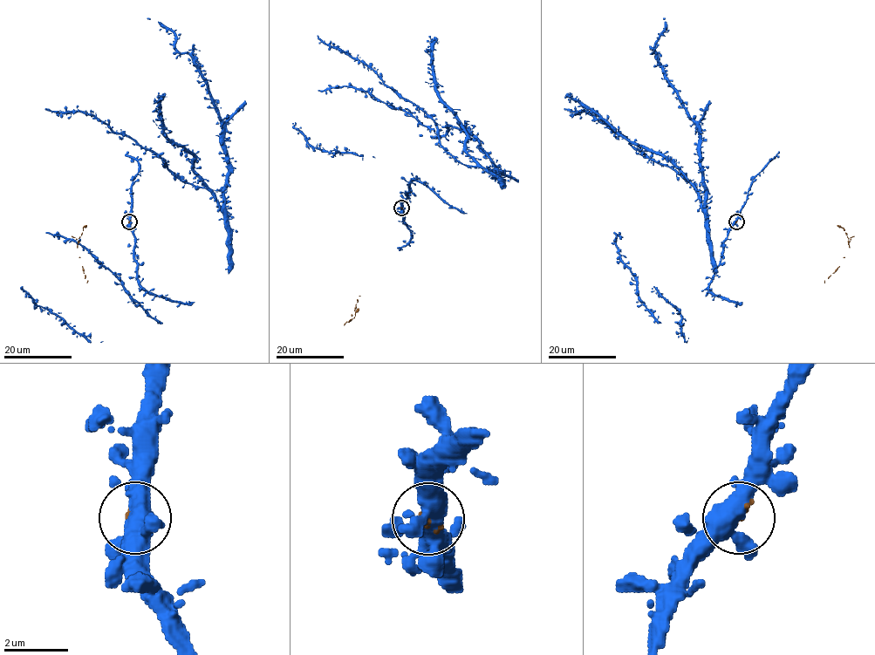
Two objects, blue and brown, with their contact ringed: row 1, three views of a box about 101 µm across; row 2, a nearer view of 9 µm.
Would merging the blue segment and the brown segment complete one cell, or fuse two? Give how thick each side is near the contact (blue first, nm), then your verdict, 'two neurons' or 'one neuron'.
calibres 400 and 180 nm; one neuron

